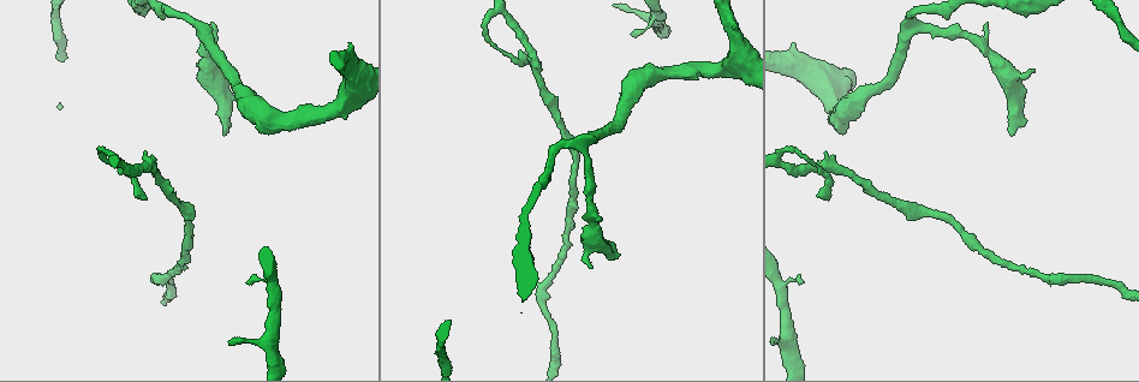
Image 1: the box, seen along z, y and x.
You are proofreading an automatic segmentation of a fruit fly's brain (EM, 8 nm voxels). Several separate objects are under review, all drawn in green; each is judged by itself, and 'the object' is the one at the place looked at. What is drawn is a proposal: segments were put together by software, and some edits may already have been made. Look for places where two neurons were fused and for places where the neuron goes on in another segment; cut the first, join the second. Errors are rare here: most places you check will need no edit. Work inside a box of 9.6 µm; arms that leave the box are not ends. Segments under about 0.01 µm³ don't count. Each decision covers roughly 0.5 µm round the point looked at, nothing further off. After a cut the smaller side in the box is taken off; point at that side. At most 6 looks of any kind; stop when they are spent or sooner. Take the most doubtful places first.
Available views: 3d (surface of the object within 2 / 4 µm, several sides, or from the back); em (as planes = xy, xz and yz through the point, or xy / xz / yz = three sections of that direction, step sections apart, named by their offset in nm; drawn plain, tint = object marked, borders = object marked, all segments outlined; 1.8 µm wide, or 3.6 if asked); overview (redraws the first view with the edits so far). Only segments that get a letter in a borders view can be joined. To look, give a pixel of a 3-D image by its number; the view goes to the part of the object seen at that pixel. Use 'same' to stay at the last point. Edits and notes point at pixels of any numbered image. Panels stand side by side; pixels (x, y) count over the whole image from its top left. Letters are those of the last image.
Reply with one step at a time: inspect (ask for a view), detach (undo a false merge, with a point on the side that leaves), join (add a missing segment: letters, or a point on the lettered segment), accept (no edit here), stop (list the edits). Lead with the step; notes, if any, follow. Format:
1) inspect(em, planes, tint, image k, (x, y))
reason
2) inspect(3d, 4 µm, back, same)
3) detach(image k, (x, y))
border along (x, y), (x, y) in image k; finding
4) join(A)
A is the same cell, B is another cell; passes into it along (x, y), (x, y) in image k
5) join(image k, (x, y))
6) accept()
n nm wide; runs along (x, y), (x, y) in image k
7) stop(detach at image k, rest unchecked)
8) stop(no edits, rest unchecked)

inspect(em, planes, tint, image 1, (1011, 133))
thick end

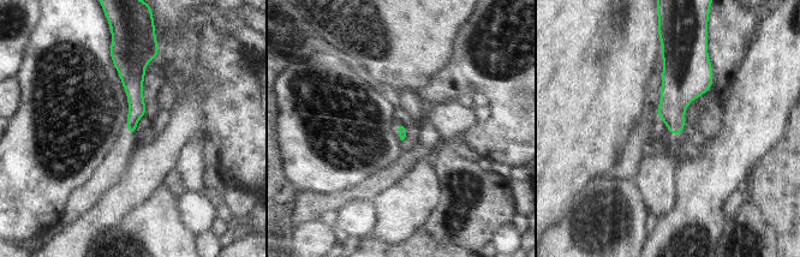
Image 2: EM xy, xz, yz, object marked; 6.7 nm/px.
inspect(em, planes, borders, same)

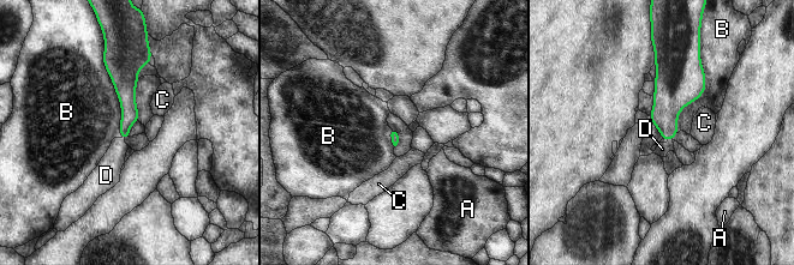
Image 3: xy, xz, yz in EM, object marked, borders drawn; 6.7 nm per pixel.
join(D)
B touches over 600 nm; D is the same cell, A, B and C are other cells; passes into it along (668, 102), (670, 139), (662, 149) in image 3; the neuron continues

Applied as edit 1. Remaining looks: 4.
inspect(3d, 4 µm, image 1, (349, 43))
free end

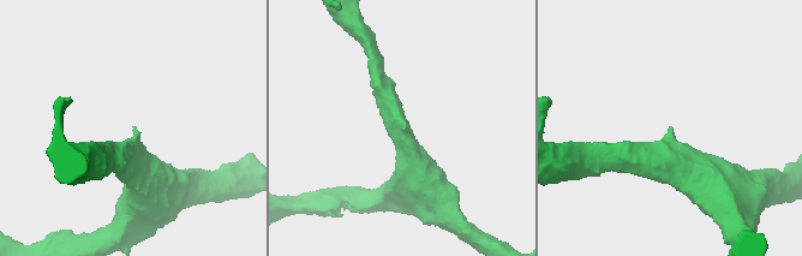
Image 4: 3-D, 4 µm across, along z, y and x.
inspect(em, planes, tint, image 4, (134, 127))
need the tissue

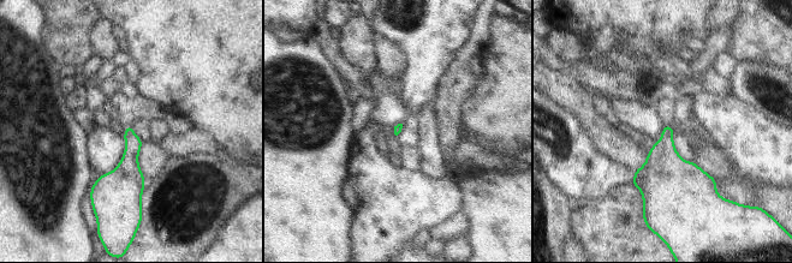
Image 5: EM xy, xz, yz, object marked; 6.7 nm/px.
inspect(em, planes, borders, same)
see the neighbours

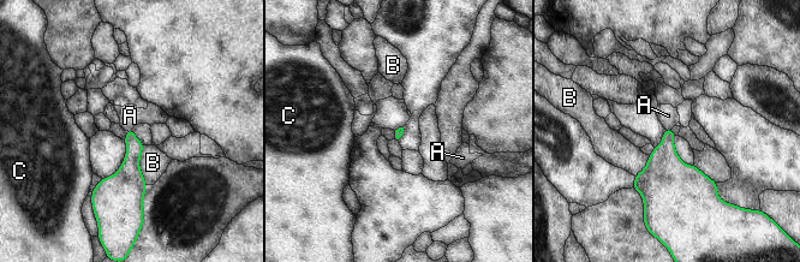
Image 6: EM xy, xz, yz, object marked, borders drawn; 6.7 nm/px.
join(A)
A is the same cell, B and C are other cells; passes into it along (664, 166), (668, 129), (668, 115) in image 6; the neuron continues

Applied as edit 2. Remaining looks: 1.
inspect(em, planes, borders, image 1, (802, 284))
branch stops here

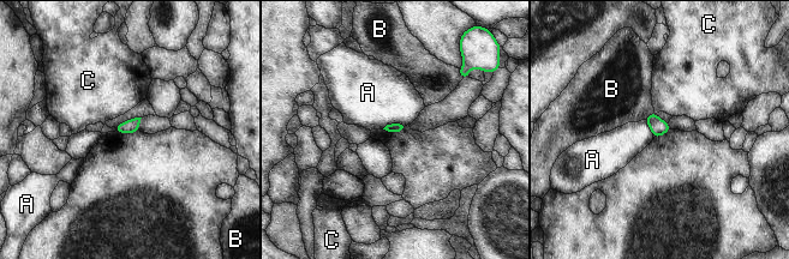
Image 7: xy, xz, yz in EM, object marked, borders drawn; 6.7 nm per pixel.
accept()
A, B and C are other cells; border along (406, 124), (389, 122), (382, 128) in image 7; no lettered segment goes on from it

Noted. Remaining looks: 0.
stop(join at image 3, join at image 6, rest unchecked)

